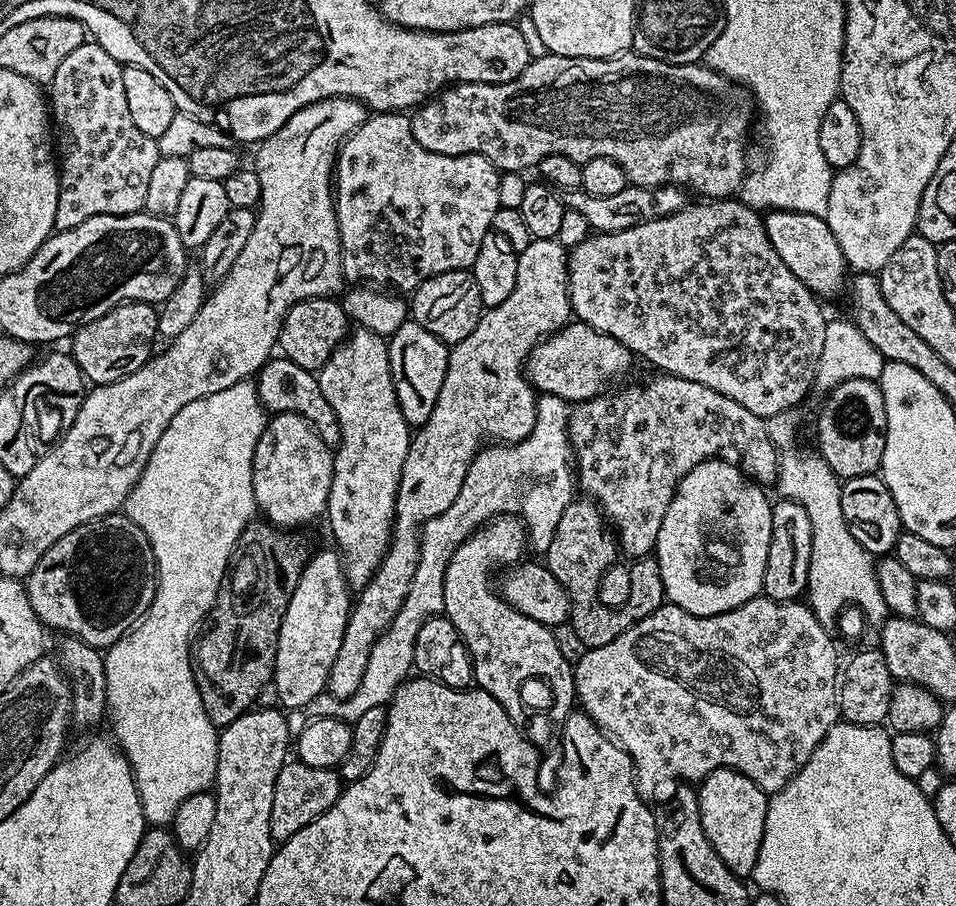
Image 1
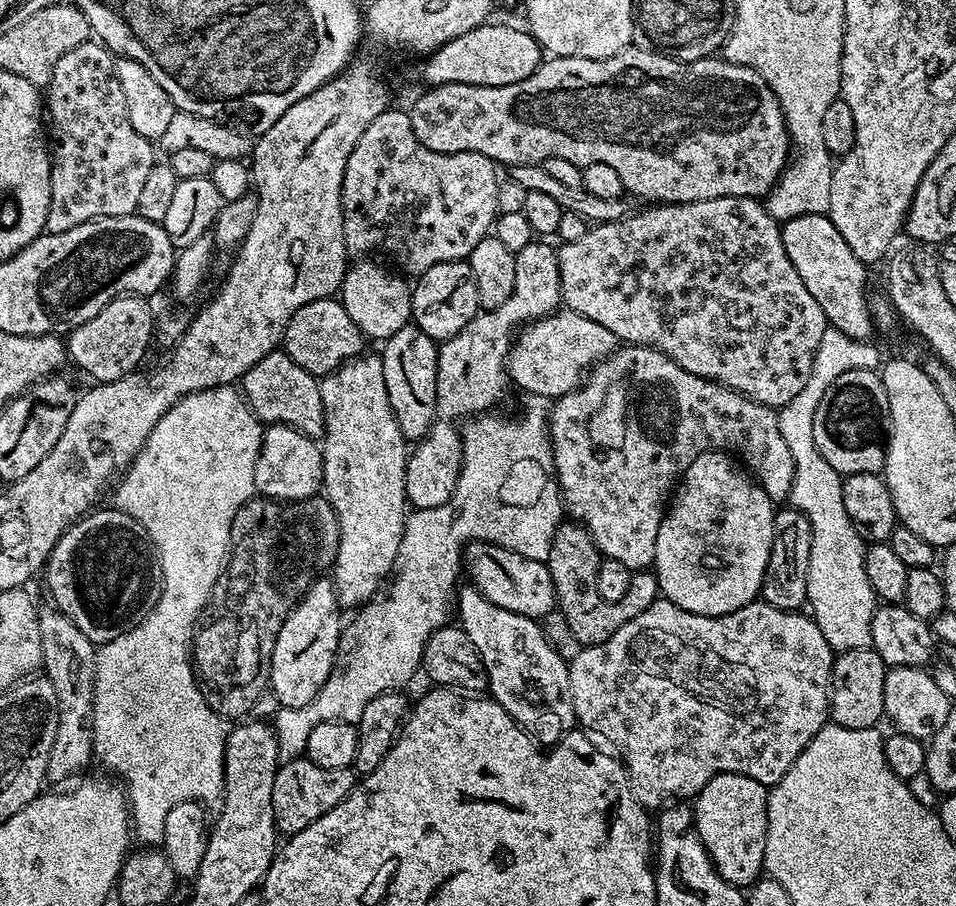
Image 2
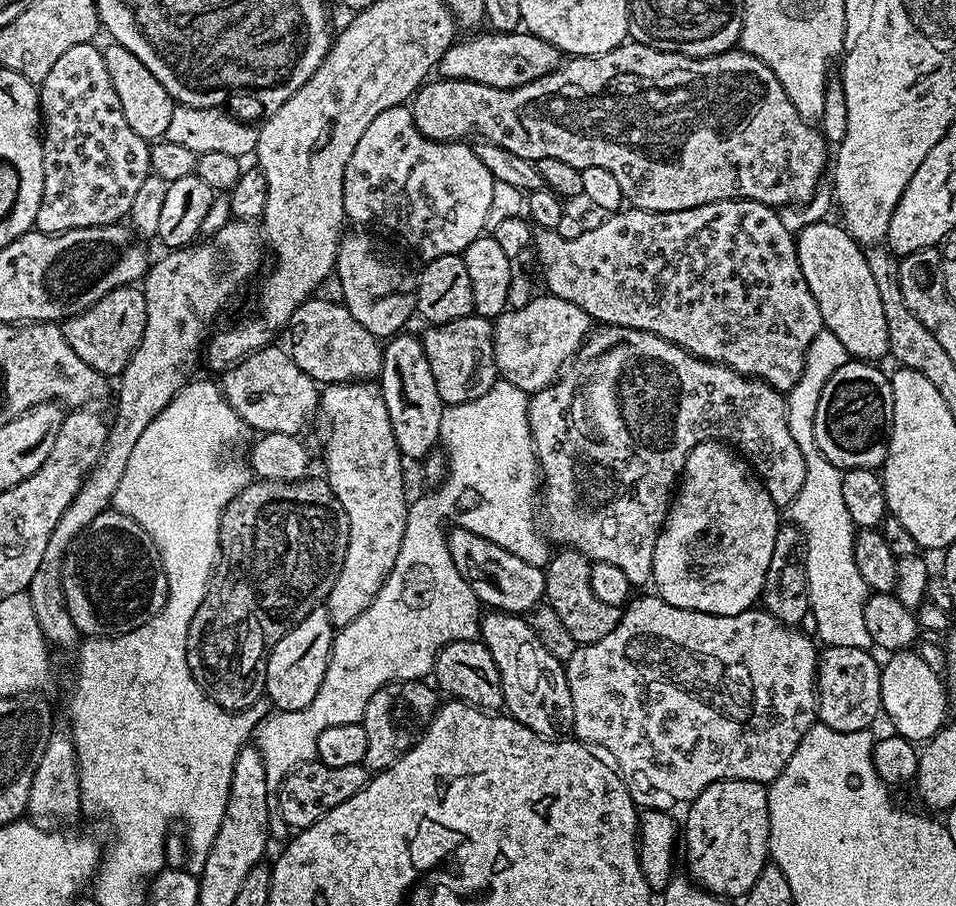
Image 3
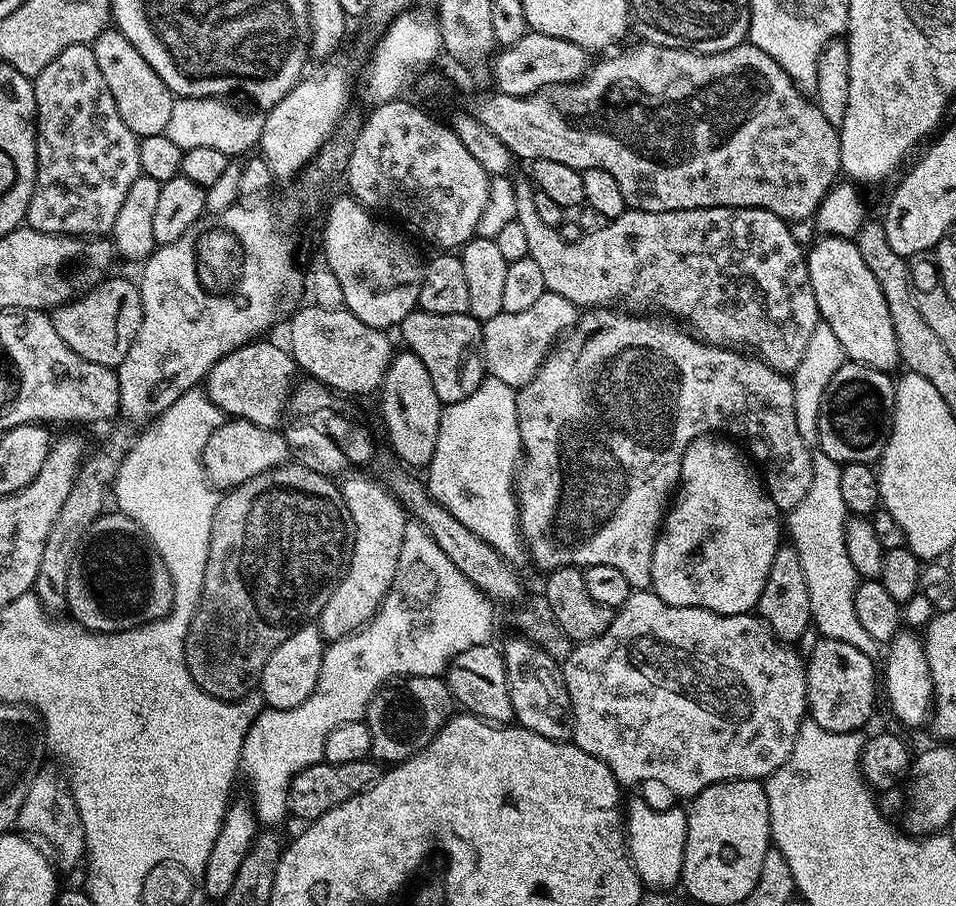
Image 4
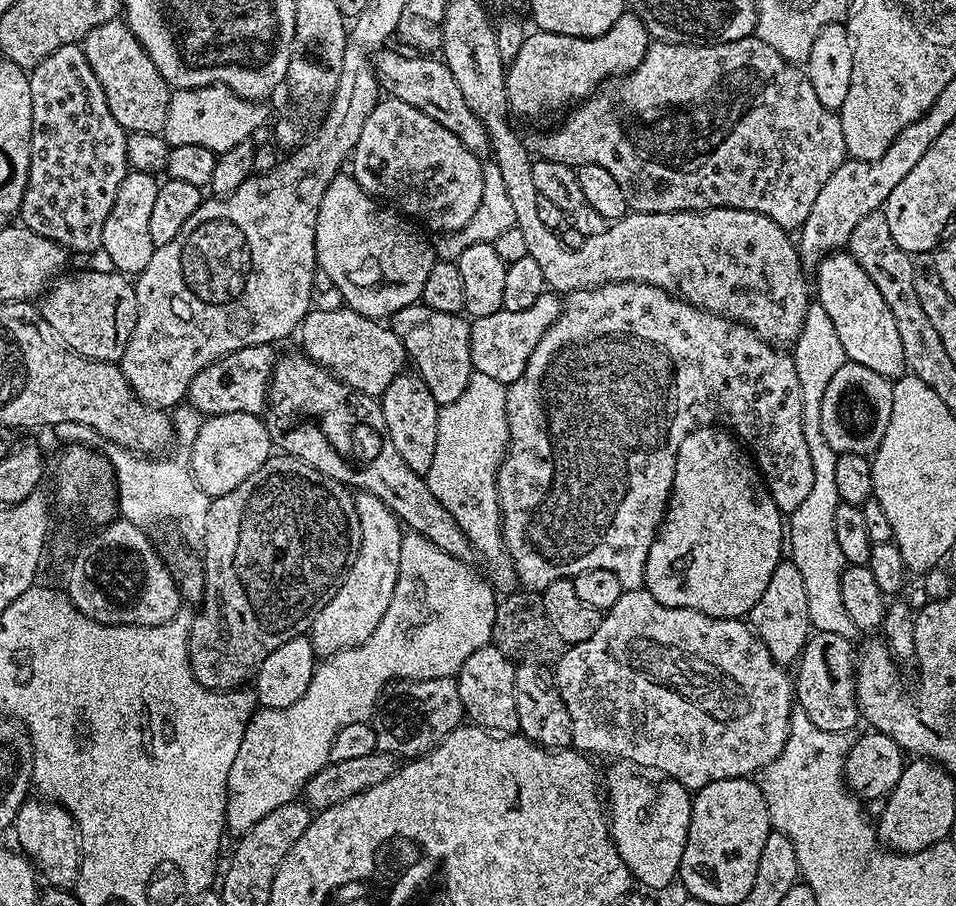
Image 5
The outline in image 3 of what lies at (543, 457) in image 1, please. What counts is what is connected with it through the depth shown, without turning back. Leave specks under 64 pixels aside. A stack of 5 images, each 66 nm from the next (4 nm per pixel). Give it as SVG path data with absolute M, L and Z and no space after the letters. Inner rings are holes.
M497 378L494 386L482 394L482 398L445 407L439 439L442 448L444 444L442 452L446 457L446 475L437 487L441 488L433 500L413 499L409 503L406 534L402 534L402 546L398 550L398 559L394 561L394 570L390 570L382 590L378 590L369 608L342 629L342 636L348 639L348 652L340 652L336 646L330 650L326 674L322 674L322 686L318 686L318 694L314 694L314 702L310 702L310 706L302 706L302 710L293 712L273 710L256 728L254 746L264 759L269 785L279 785L299 764L316 760L316 743L322 730L329 726L361 723L366 702L374 698L382 685L395 680L421 679L425 675L423 672L431 673L435 669L436 656L445 644L464 640L464 632L440 632L440 600L432 600L432 592L440 592L440 564L448 564L450 559L444 516L453 520L451 523L455 527L482 534L482 538L490 538L494 546L510 550L510 554L522 558L522 562L530 562L530 566L543 569L548 567L550 544L545 533L538 527L538 493L542 488L542 477L540 461L536 459L536 447L530 434L529 399L529 393Z

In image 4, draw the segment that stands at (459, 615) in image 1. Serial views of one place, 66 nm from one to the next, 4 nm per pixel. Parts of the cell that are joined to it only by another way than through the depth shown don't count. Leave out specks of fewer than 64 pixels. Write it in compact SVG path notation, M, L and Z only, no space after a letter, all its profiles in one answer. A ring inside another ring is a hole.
M525 638L515 639L502 644L515 723L534 734L542 734L542 738L571 741L572 703L564 685L561 665L554 658L550 658L539 645Z

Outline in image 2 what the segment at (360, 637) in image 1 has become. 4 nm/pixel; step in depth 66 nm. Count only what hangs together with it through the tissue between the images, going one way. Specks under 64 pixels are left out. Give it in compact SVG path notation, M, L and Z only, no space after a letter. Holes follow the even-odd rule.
M536 238L516 253L516 281L514 290L502 306L491 310L481 310L476 313L474 319L466 322L454 338L443 341L439 345L436 357L438 358L438 374L436 375L436 415L439 417L433 423L432 428L409 451L406 462L406 494L408 504L413 509L417 508L441 508L454 494L454 486L458 482L458 474L462 466L462 442L460 441L460 428L452 425L448 420L460 420L479 416L487 413L500 400L504 392L504 384L509 383L508 378L508 352L512 349L512 341L518 329L533 321L549 316L551 312L561 307L562 297L560 295L560 271L558 270L557 249L551 248L551 243Z

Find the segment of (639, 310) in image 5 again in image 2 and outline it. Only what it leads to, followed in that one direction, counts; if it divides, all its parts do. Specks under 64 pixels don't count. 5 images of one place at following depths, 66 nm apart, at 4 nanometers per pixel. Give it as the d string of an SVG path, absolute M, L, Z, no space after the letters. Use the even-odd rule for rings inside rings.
M649 344L617 347L587 373L580 387L553 404L556 405L550 408L546 419L552 442L552 467L560 484L565 513L588 529L601 557L622 562L622 566L633 570L653 567L658 526L666 505L688 463L699 453L723 450L735 454L772 501L788 500L796 467L794 454L790 454L790 446L786 446L782 430L778 430L777 409L754 402L724 384L682 370L682 366Z

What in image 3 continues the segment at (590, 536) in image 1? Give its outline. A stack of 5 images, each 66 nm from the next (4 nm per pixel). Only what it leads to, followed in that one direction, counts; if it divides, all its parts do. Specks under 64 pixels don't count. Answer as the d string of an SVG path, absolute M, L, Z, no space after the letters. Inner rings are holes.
M561 547L560 552L551 557L548 567L544 569L544 595L546 604L554 613L562 618L562 623L569 630L577 645L593 644L598 638L606 638L614 626L618 626L622 609L618 606L606 606L606 602L598 602L594 590L590 586L590 570L592 564L587 556L577 548Z

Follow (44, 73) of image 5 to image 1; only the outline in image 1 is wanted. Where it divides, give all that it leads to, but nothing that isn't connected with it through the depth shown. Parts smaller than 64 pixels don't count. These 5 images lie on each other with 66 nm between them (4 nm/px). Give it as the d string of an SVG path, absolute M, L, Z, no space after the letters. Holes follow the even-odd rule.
M95 42L78 46L58 66L50 85L50 116L54 128L60 131L58 140L58 167L60 169L60 193L58 194L58 214L56 228L61 232L74 226L82 226L86 218L95 216L129 216L141 211L146 202L146 189L150 174L160 161L161 154L156 145L156 137L142 134L130 118L130 106L126 102L126 86L122 86L124 68L106 50Z

